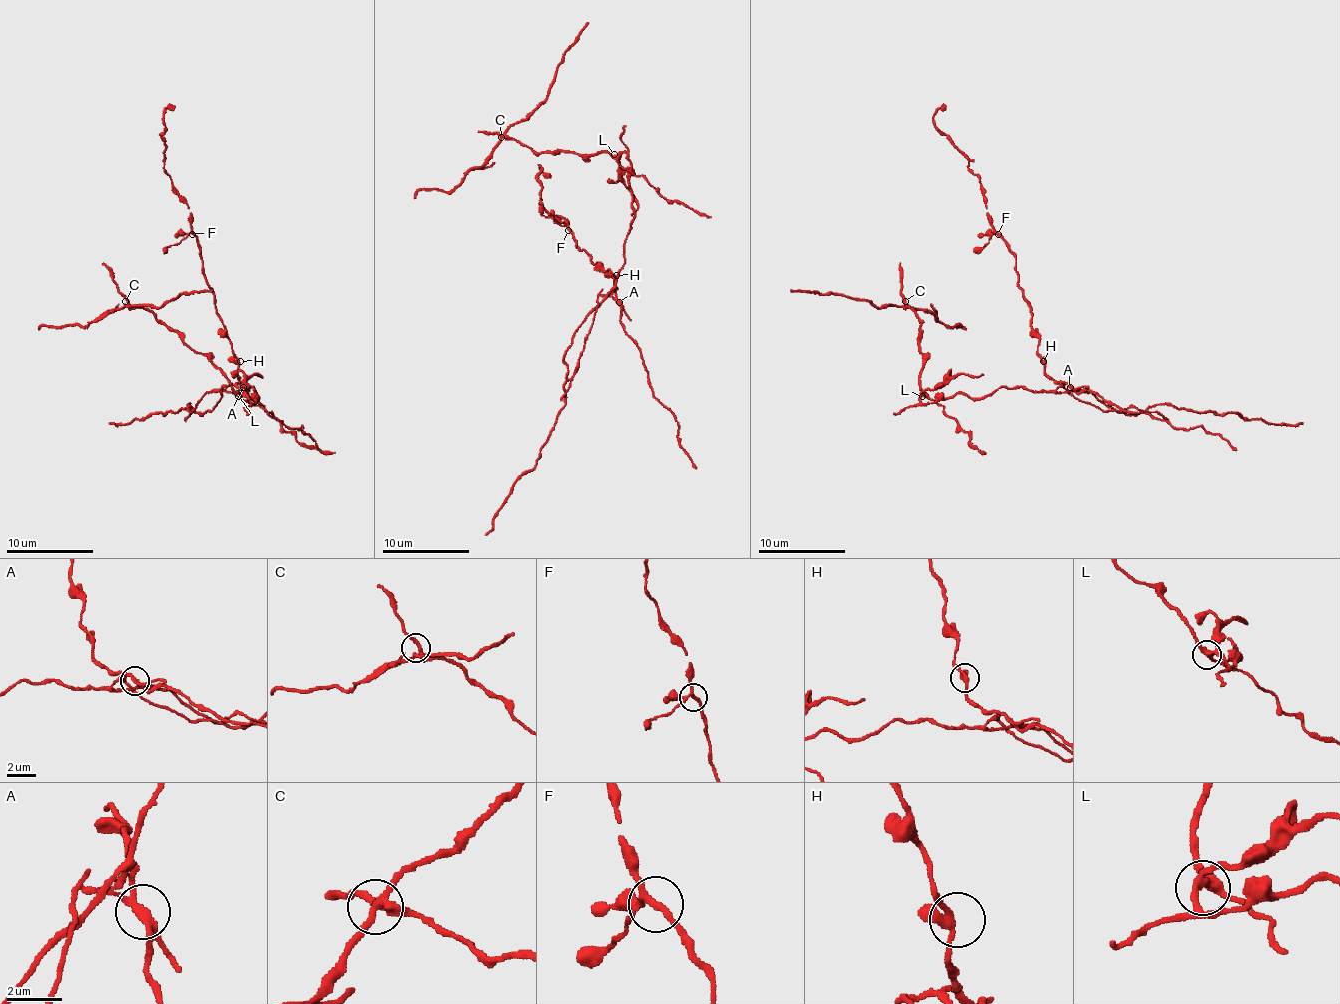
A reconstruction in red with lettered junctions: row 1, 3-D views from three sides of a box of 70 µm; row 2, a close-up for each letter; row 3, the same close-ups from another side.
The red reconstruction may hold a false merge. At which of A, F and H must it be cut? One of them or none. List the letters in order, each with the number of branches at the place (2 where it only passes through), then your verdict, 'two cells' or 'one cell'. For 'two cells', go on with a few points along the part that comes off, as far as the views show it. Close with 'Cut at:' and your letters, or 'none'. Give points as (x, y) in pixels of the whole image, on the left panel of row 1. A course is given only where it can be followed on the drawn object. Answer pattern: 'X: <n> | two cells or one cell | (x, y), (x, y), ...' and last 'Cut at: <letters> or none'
A: 4 | two cells | (242, 387), (257, 398), (244, 400), (205, 355), (130, 307), (212, 290)
F: 4 | one cell
H: 3 | one cell
Cut at: A

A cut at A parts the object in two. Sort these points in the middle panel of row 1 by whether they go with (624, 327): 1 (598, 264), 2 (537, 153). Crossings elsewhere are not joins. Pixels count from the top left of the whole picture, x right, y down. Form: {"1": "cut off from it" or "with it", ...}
{"1": "with it", "2": "cut off from it"}

